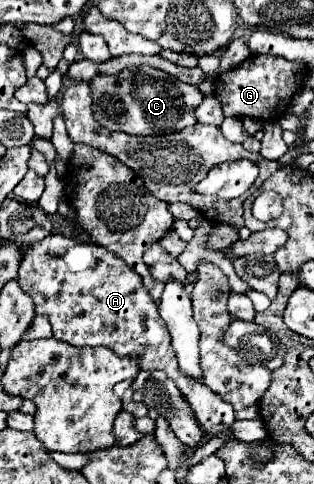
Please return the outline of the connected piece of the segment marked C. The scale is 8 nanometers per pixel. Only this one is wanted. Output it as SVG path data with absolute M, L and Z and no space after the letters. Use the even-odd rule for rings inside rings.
M138 68L138 74L124 70L116 76L98 74L90 80L92 90L92 112L94 118L108 130L126 132L130 136L160 136L184 130L186 126L196 124L196 108L204 100L202 92L196 86L180 82L178 78L156 70L156 68ZM134 82L138 90L134 88Z

